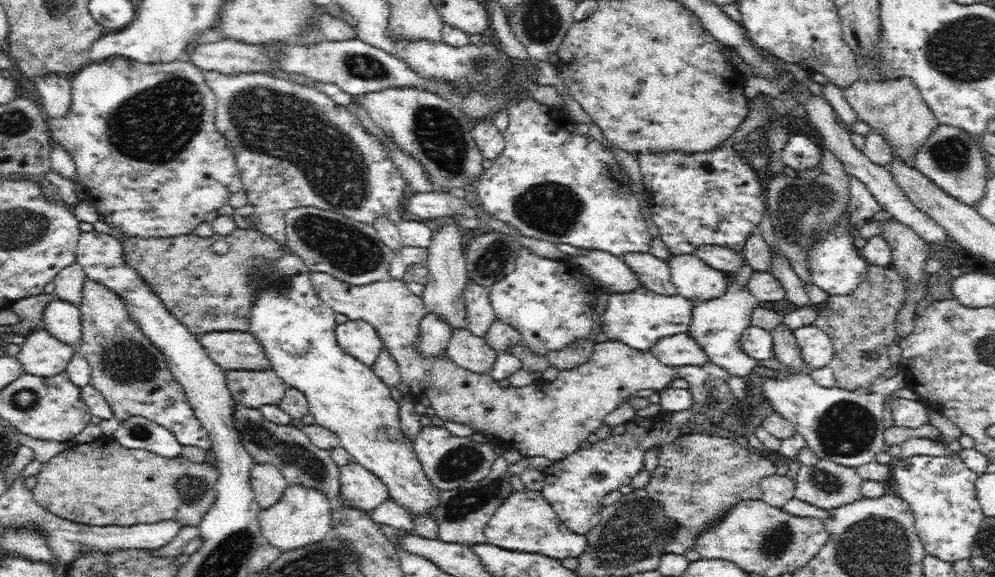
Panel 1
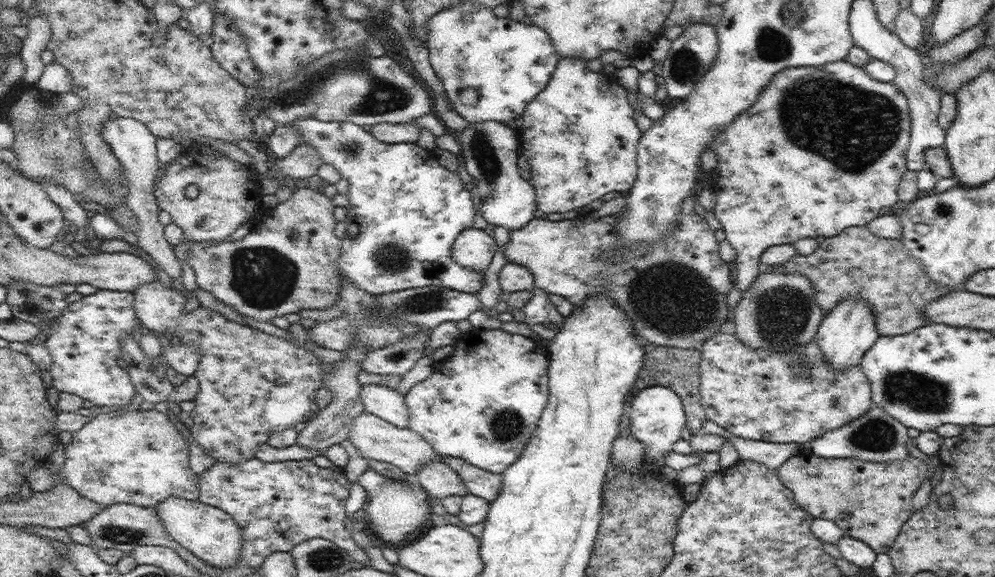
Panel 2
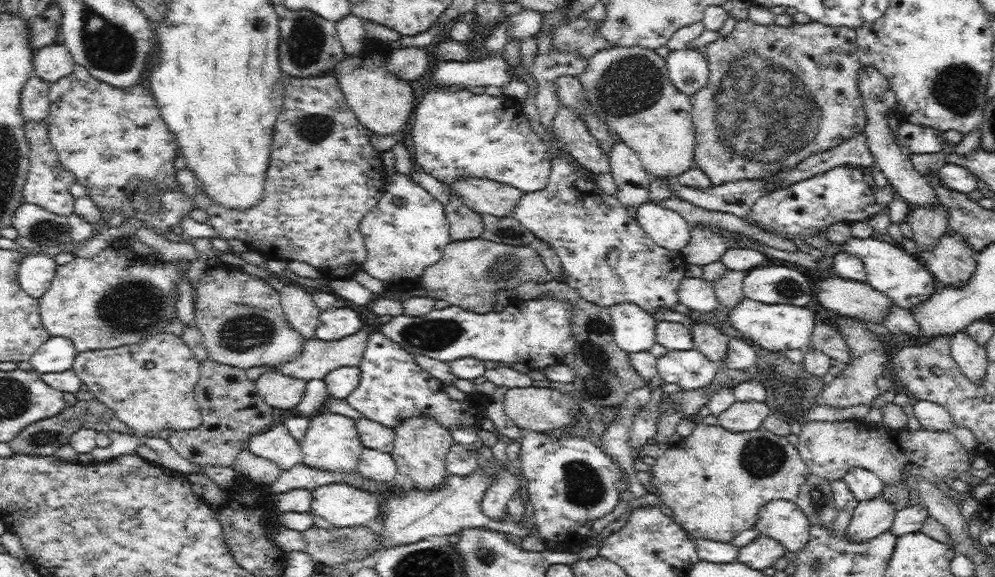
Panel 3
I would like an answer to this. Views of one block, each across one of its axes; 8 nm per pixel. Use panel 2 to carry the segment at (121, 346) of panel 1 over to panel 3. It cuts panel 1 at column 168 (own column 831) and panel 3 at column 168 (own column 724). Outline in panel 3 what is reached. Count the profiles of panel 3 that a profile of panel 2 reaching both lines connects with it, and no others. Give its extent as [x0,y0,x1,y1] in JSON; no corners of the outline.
[72,330,202,438]

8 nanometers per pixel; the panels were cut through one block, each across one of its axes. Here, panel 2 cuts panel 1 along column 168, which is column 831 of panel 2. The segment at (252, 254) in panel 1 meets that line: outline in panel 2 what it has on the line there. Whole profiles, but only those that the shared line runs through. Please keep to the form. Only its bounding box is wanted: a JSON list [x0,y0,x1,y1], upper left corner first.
[767,226,951,336]

